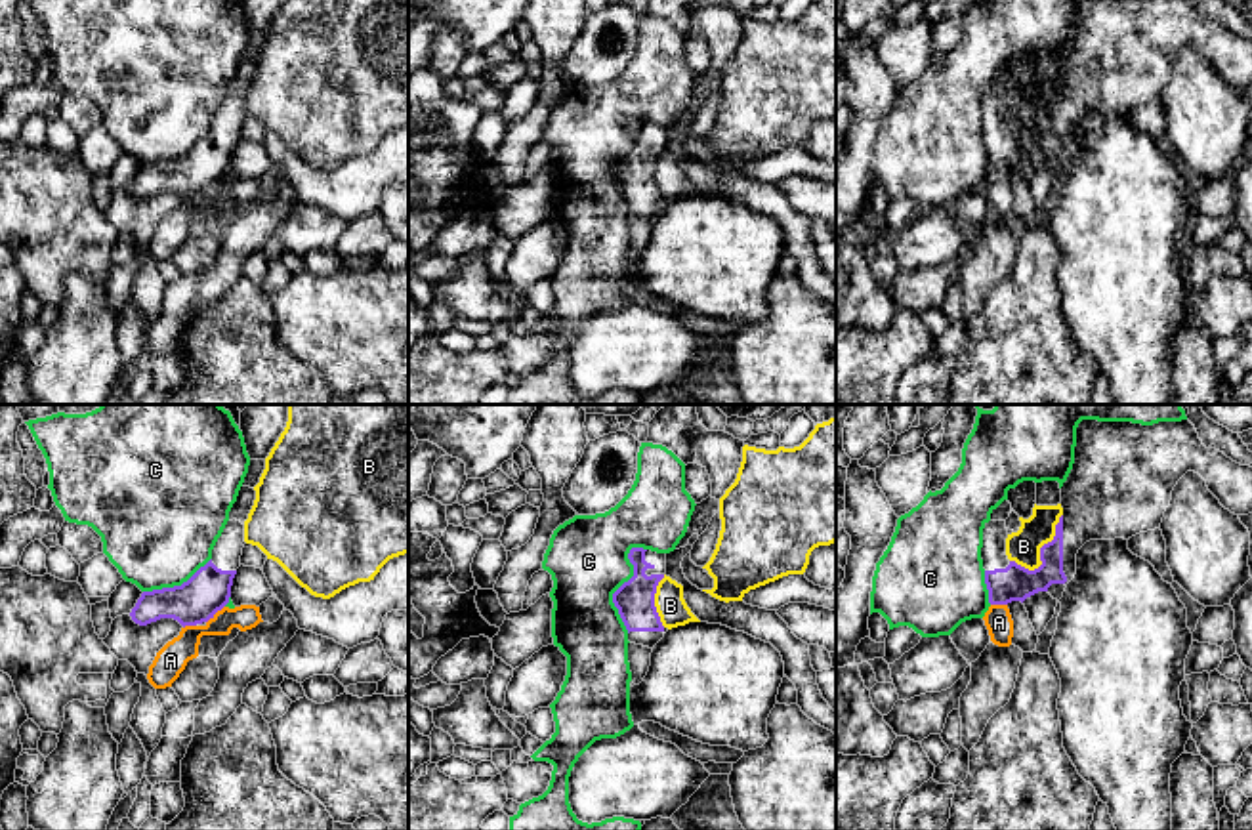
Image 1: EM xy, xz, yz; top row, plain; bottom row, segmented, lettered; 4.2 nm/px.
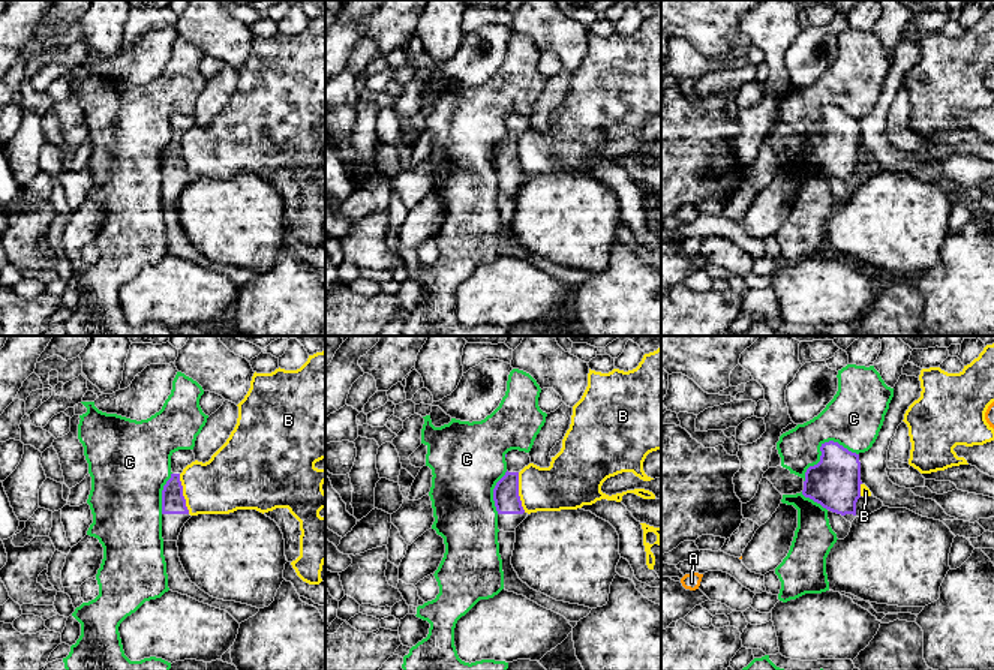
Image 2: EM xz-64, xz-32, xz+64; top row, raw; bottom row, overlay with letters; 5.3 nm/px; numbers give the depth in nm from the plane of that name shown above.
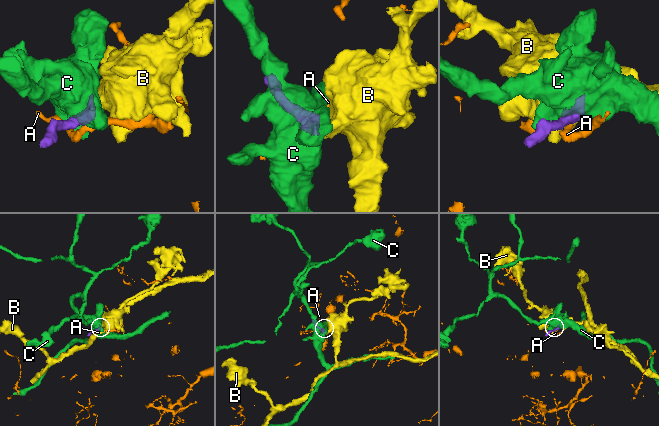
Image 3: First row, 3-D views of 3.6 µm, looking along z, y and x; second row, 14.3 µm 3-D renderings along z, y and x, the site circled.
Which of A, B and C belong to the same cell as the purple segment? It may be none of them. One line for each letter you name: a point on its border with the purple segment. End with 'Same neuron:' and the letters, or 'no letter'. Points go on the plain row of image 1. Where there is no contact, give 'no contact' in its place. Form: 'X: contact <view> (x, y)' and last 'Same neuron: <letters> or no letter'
Same neuron: no letter

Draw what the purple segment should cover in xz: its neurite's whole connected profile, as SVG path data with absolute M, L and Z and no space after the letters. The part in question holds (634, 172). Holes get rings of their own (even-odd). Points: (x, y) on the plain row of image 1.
M632 120L628 132L634 149L613 166L613 176L628 202L628 214L653 221L664 210L655 166L666 147L666 126Z

